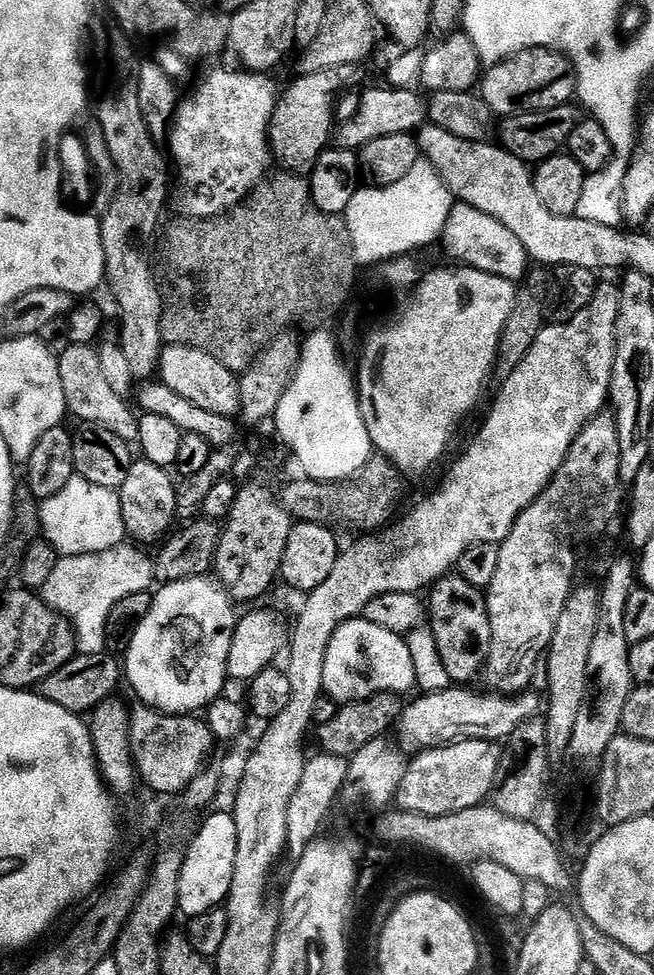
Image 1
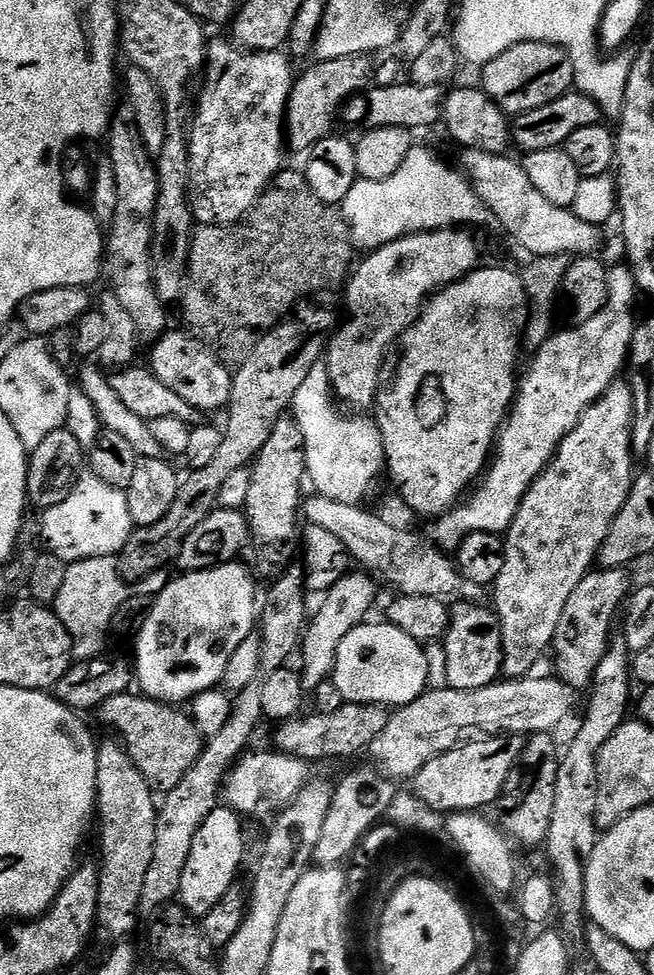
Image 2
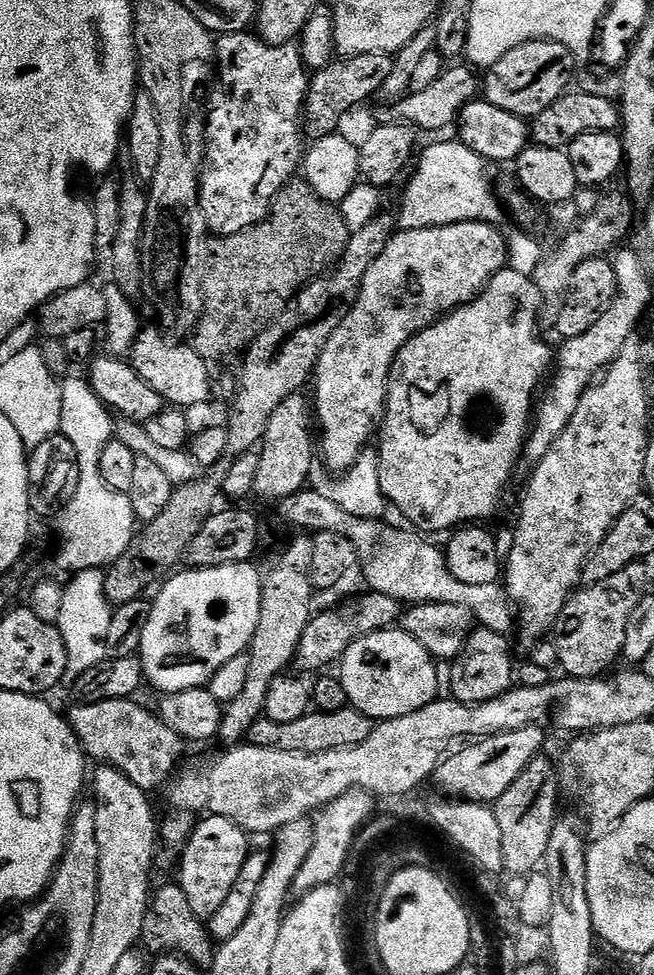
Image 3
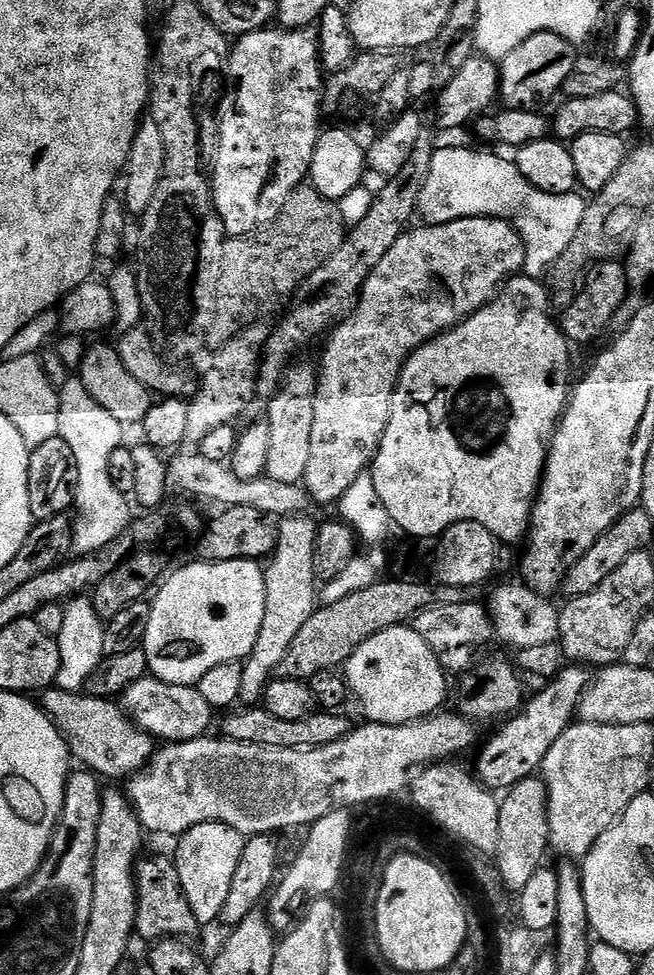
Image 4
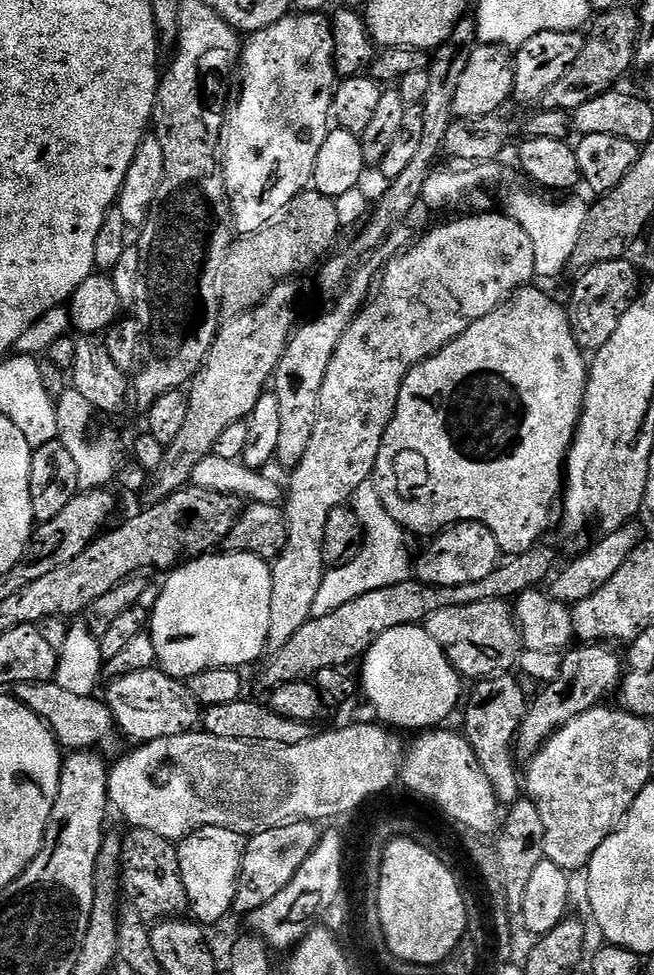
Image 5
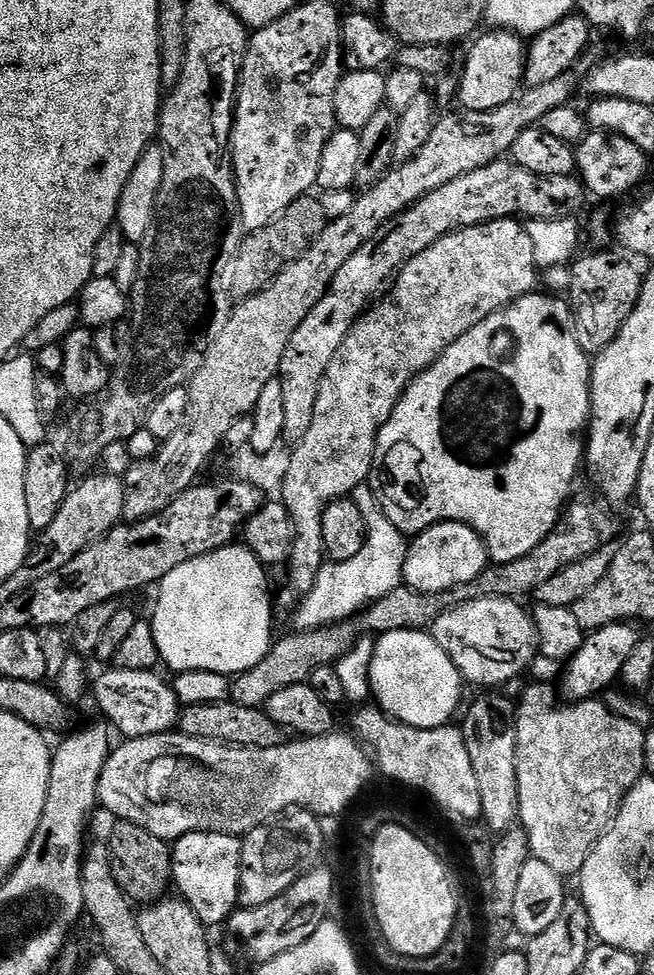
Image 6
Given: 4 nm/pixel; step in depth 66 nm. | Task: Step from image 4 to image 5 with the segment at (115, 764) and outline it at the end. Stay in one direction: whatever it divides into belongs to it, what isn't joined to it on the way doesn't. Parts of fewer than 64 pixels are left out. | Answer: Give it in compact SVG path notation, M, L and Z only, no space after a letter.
M54 682L46 684L17 684L14 688L14 696L29 711L33 712L40 721L48 725L52 737L61 749L73 752L99 749L99 744L104 744L112 735L117 735L116 719L112 717L103 699L95 695L83 696L82 694L70 694L62 690Z

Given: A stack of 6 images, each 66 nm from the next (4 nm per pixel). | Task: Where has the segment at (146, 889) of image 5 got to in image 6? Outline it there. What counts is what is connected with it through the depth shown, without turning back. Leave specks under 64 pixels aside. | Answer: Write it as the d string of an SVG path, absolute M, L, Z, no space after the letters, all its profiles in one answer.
M113 823L106 847L112 858L112 873L129 900L147 906L163 897L172 884L172 850L169 841L158 838L142 826Z

